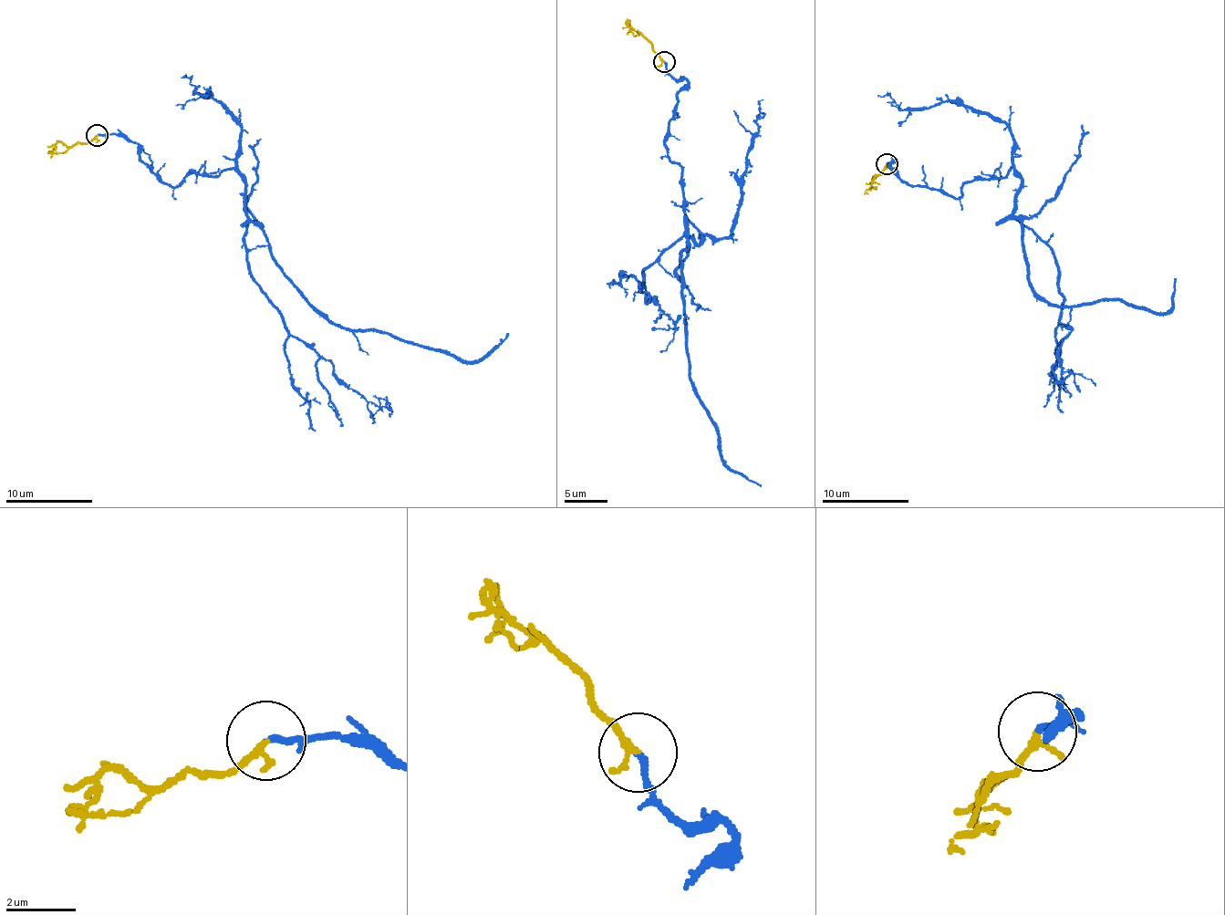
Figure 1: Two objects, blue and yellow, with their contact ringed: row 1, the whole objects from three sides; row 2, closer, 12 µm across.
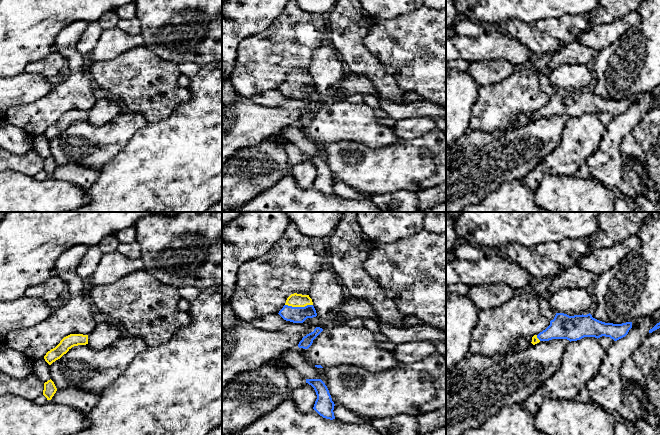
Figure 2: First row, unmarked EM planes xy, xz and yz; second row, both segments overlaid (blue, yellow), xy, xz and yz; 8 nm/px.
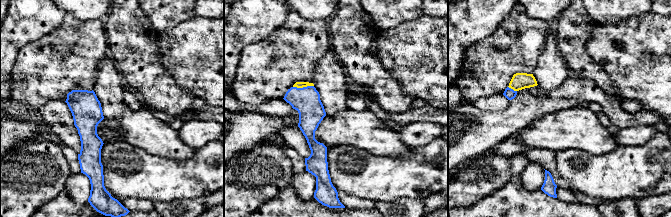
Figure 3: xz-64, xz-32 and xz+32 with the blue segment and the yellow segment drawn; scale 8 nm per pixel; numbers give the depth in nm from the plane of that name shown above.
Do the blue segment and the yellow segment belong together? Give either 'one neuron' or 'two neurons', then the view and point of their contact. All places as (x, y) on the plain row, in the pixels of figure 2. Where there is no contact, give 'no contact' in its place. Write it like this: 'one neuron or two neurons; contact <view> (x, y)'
one neuron; contact xz (299, 83)

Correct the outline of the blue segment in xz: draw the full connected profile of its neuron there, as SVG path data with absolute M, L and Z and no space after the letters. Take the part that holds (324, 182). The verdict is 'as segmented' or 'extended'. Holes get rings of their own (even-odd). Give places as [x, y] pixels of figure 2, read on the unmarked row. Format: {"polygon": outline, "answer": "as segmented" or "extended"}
{"polygon": "M306 155L306 159L311 161L317 171L313 185L323 194L333 196L334 178L325 159L321 155Z", "answer": "as segmented"}

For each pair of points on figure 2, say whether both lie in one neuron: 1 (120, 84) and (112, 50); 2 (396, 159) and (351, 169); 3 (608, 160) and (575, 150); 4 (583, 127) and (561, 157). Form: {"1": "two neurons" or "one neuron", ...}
{"1": "two neurons", "2": "one neuron", "3": "two neurons", "4": "one neuron"}

